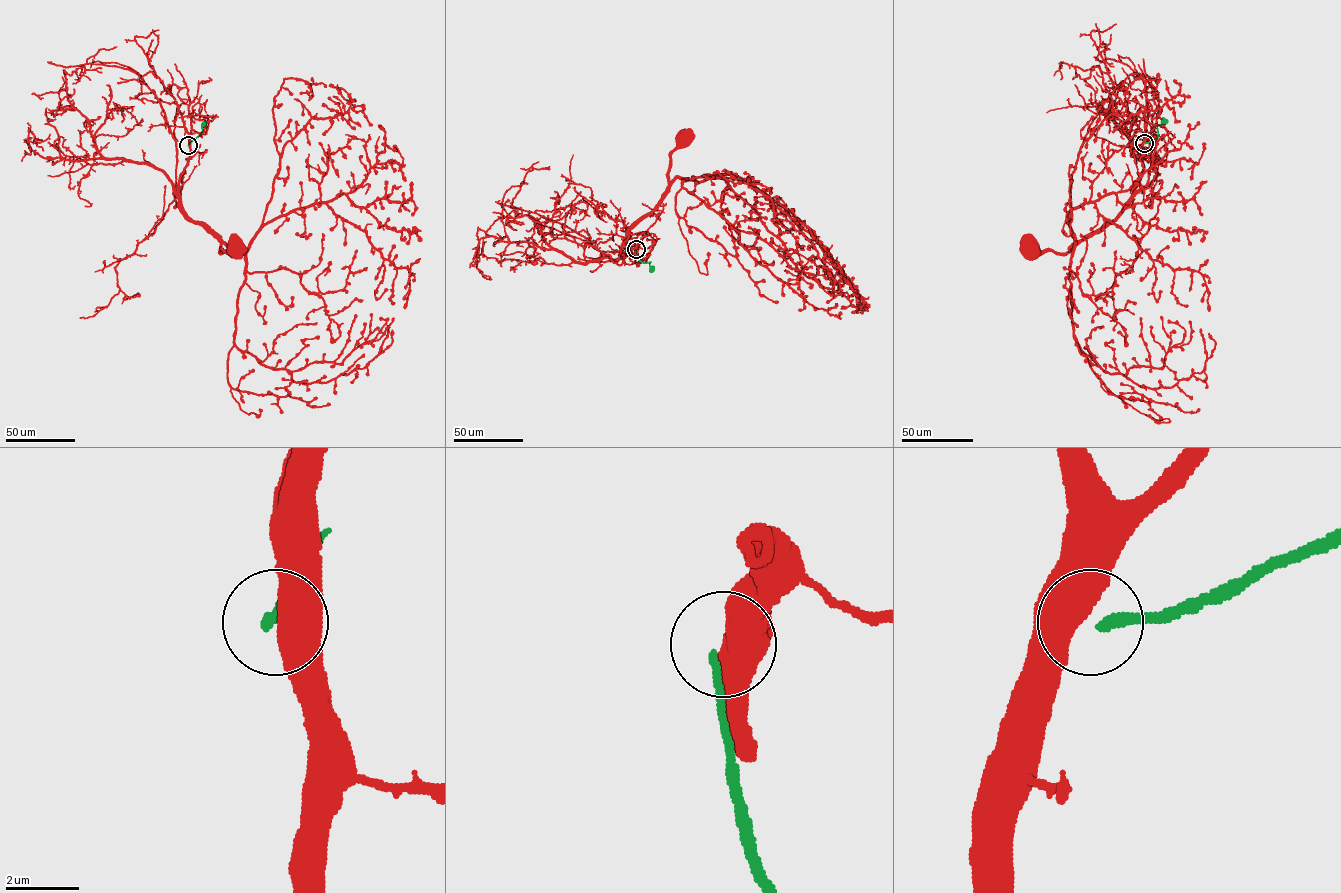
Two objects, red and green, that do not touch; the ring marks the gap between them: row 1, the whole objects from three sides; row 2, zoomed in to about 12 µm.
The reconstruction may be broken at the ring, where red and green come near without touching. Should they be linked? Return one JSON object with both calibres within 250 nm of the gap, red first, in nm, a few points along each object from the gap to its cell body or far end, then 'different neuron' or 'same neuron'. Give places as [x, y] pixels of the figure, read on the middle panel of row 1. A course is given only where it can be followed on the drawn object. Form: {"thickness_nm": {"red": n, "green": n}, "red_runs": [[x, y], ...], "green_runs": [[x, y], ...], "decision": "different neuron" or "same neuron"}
{"thickness_nm": {"red": 750, "green": 220}, "red_runs": [[637, 249], [637, 246], [631, 248], [627, 244], [626, 234], [653, 209], [665, 190], [671, 152], [682, 136]], "green_runs": [[636, 250], [643, 262], [650, 262], [652, 272]], "decision": "different neuron"}

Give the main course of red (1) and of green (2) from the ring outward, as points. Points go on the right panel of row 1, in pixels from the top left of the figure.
1: (1144, 142), (1142, 171), (1135, 195), (1112, 222), (1065, 253), (1031, 251), (1027, 247)
2: (1144, 143), (1158, 136), (1157, 126), (1168, 120)

